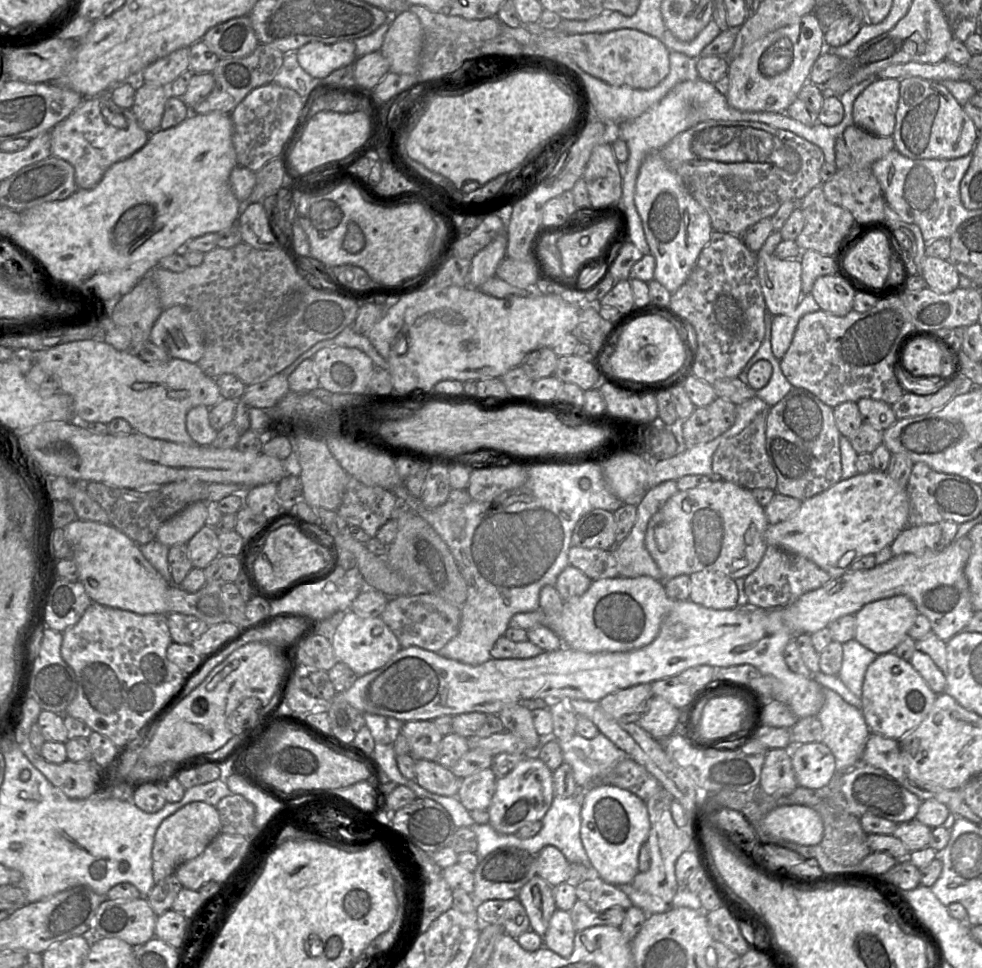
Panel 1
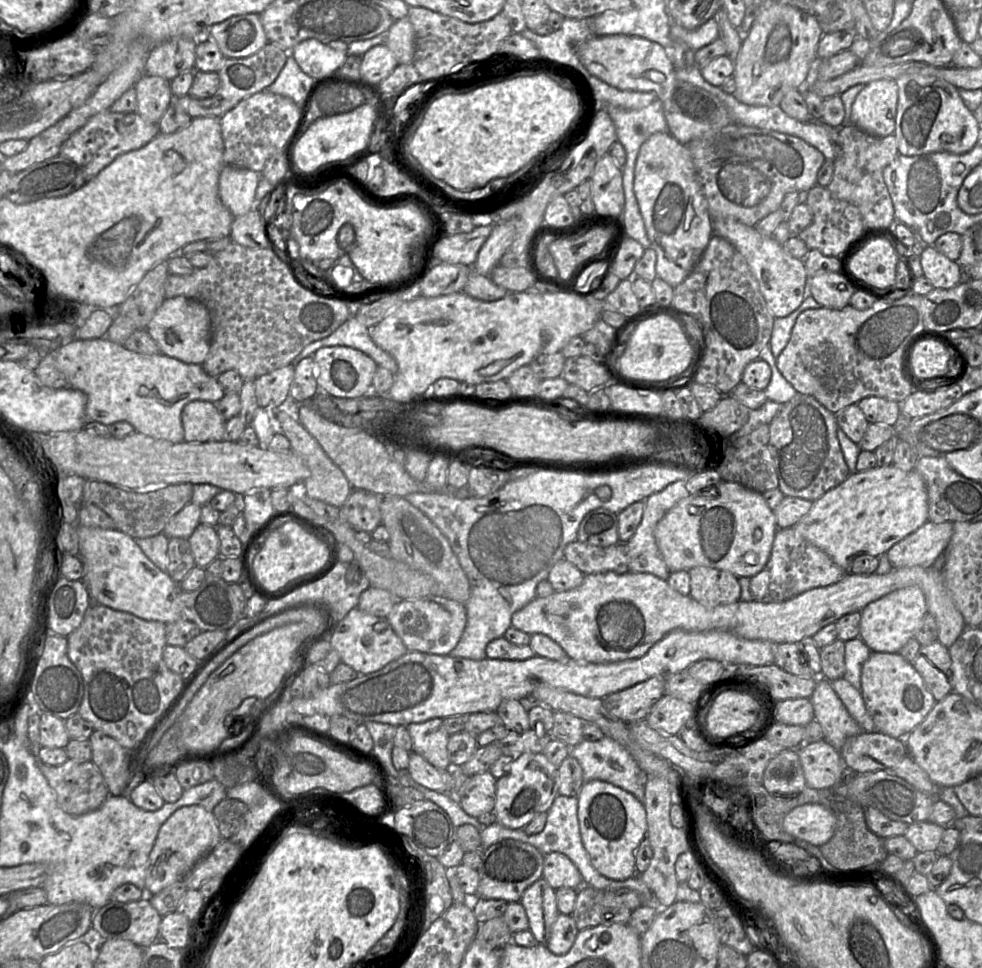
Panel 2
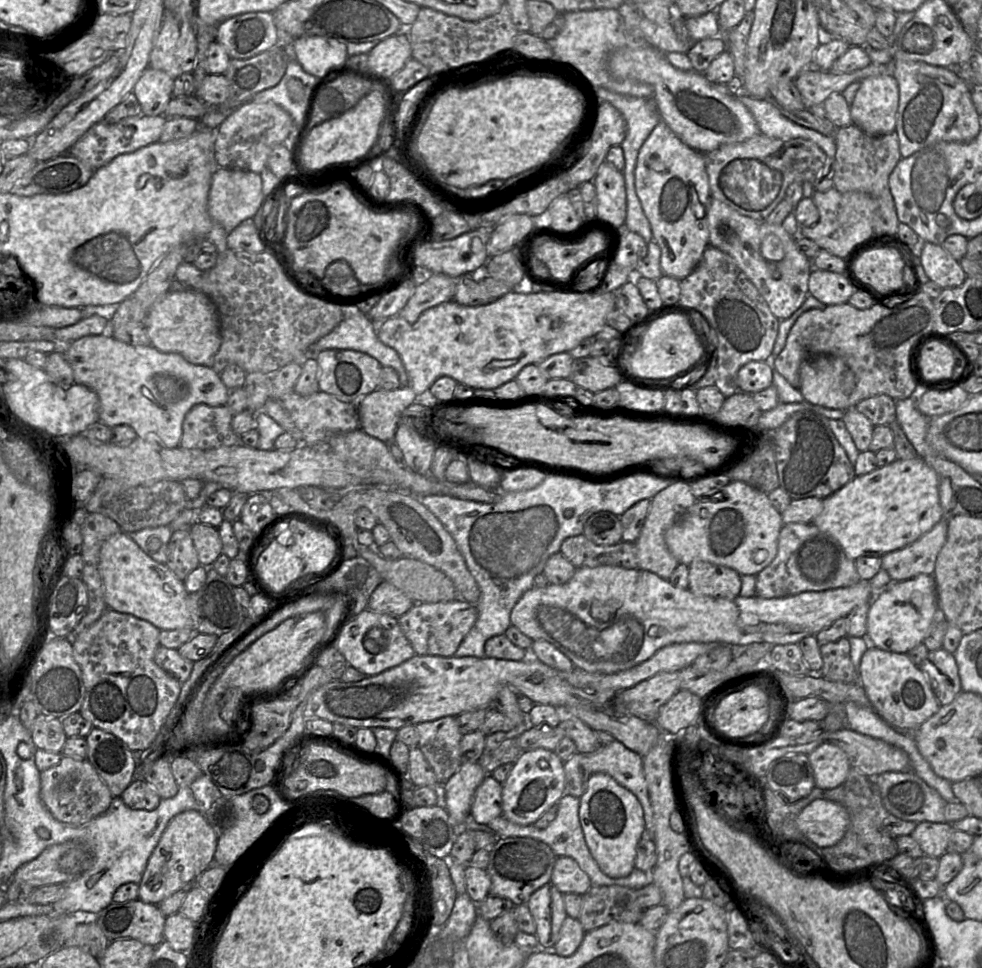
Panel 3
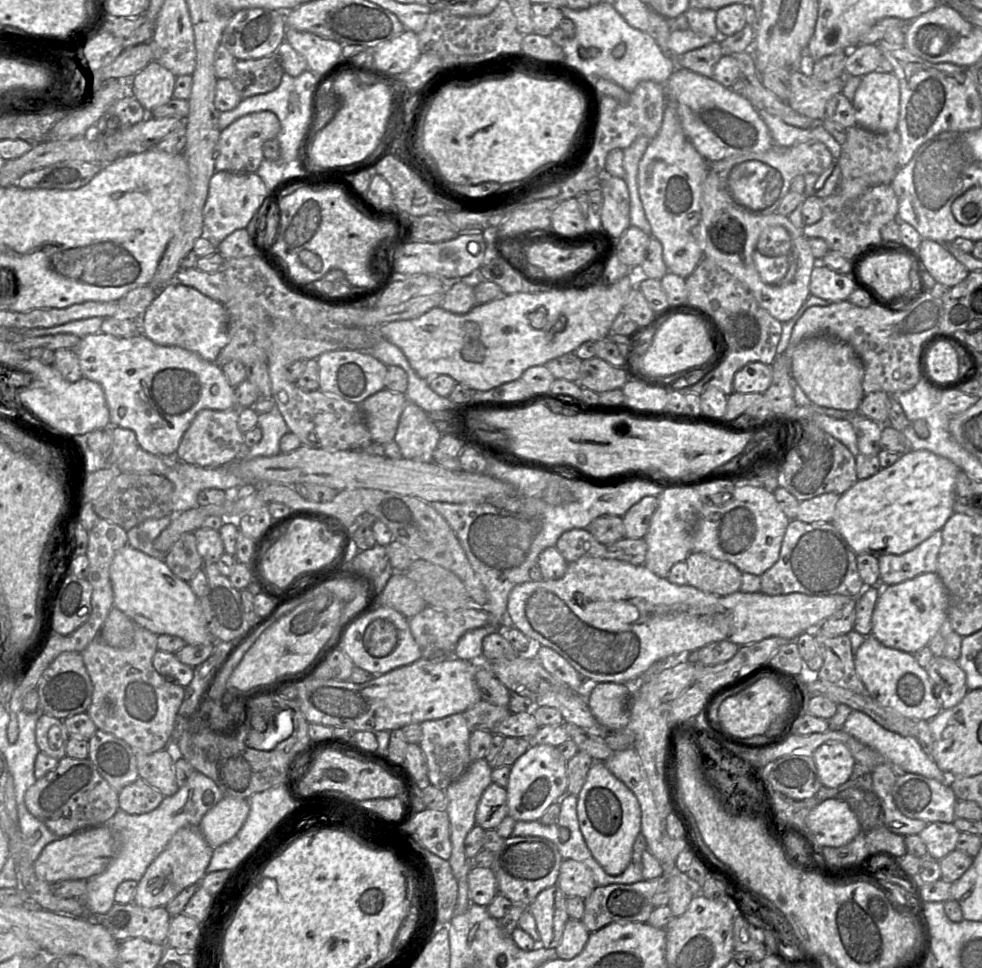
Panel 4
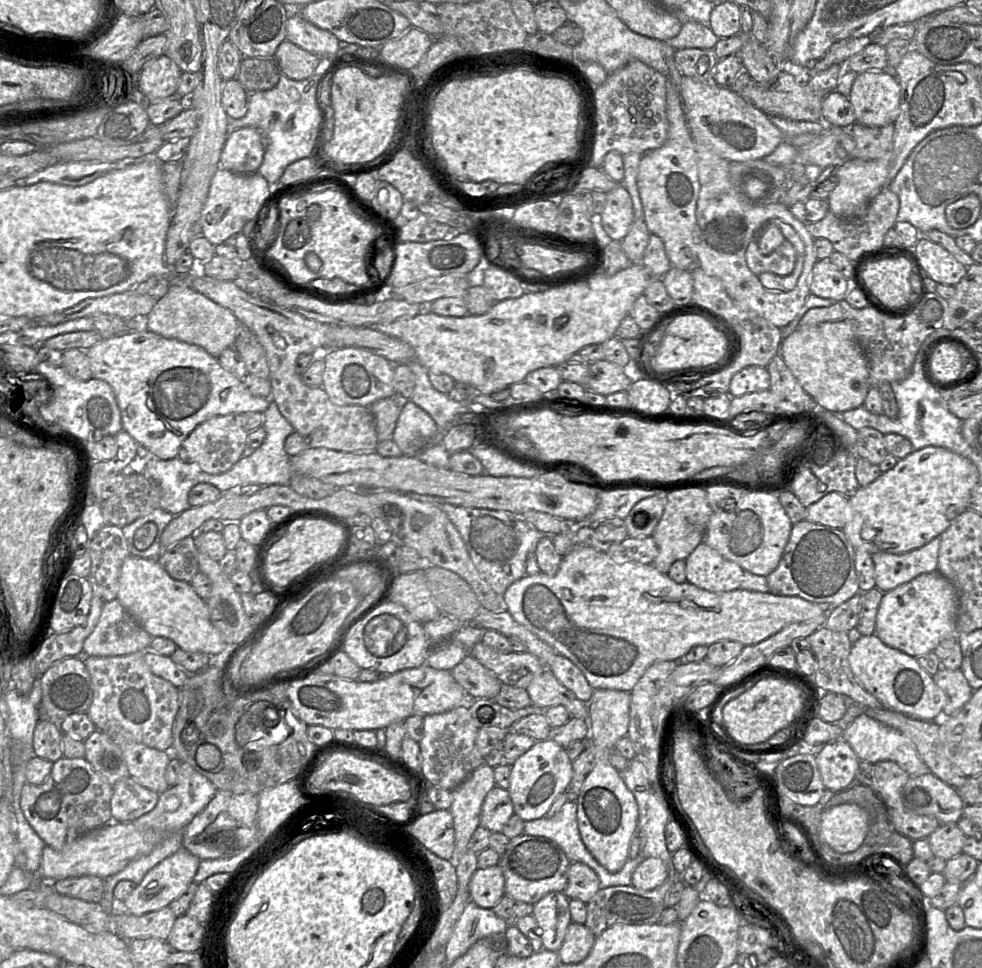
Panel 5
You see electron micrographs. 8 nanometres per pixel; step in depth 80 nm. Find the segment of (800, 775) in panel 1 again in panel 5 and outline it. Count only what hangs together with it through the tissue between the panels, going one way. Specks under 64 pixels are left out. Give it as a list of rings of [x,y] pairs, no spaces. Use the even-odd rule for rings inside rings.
[[[844,739],[816,747],[815,759],[826,789],[838,792],[853,783],[860,760]]]

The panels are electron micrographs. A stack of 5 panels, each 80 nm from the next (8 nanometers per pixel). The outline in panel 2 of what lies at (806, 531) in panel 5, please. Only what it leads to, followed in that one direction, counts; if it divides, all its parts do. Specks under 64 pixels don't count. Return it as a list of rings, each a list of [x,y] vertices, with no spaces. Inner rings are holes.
[[[793,527],[778,528],[770,558],[762,571],[751,577],[750,591],[758,602],[783,602],[810,589],[835,584],[846,574],[829,555],[807,542]]]

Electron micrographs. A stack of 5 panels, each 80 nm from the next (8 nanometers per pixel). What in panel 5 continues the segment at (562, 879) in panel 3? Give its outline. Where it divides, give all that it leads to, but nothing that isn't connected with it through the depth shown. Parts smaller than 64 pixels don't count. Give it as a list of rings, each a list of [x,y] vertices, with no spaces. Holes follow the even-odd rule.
[[[571,862],[567,877],[568,880],[563,893],[569,899],[578,899],[587,904],[600,889],[597,874],[582,862]]]

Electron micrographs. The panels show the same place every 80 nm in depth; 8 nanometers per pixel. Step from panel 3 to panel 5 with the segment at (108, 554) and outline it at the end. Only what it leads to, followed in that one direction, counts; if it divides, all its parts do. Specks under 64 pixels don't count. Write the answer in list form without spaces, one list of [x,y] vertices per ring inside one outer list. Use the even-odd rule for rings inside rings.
[[[128,556],[120,570],[117,599],[152,637],[168,638],[175,642],[178,648],[193,653],[215,655],[226,647],[219,631],[211,622],[206,602],[197,595],[189,582],[173,579],[157,560]]]

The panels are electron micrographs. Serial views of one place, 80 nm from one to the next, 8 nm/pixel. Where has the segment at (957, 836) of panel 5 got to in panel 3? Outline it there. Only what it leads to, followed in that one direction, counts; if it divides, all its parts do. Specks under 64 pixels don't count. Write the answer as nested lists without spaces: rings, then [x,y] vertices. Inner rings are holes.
[[[918,823],[911,837],[919,844],[924,855],[940,858],[947,851],[948,842],[954,832],[951,823]]]

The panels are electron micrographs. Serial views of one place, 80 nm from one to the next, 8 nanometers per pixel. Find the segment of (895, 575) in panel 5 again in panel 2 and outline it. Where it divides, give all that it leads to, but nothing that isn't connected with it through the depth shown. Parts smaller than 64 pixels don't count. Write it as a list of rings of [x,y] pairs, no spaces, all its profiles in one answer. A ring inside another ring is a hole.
[[[927,521],[886,553],[892,568],[929,568],[942,559],[953,534],[953,522]]]

